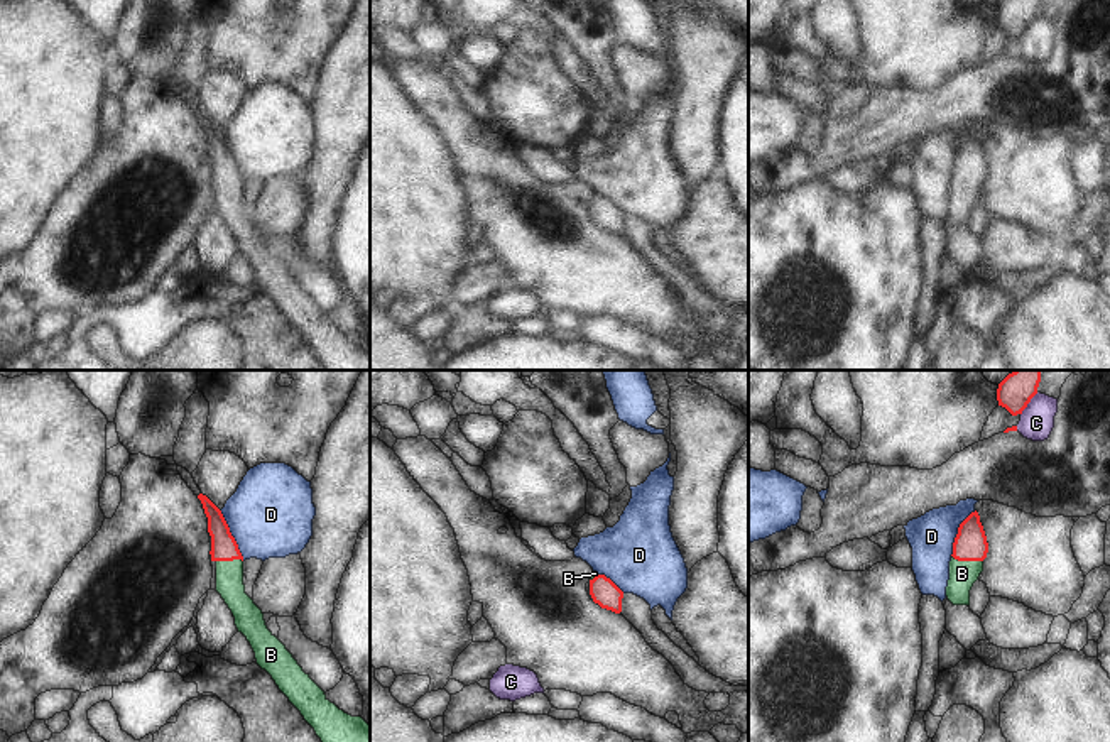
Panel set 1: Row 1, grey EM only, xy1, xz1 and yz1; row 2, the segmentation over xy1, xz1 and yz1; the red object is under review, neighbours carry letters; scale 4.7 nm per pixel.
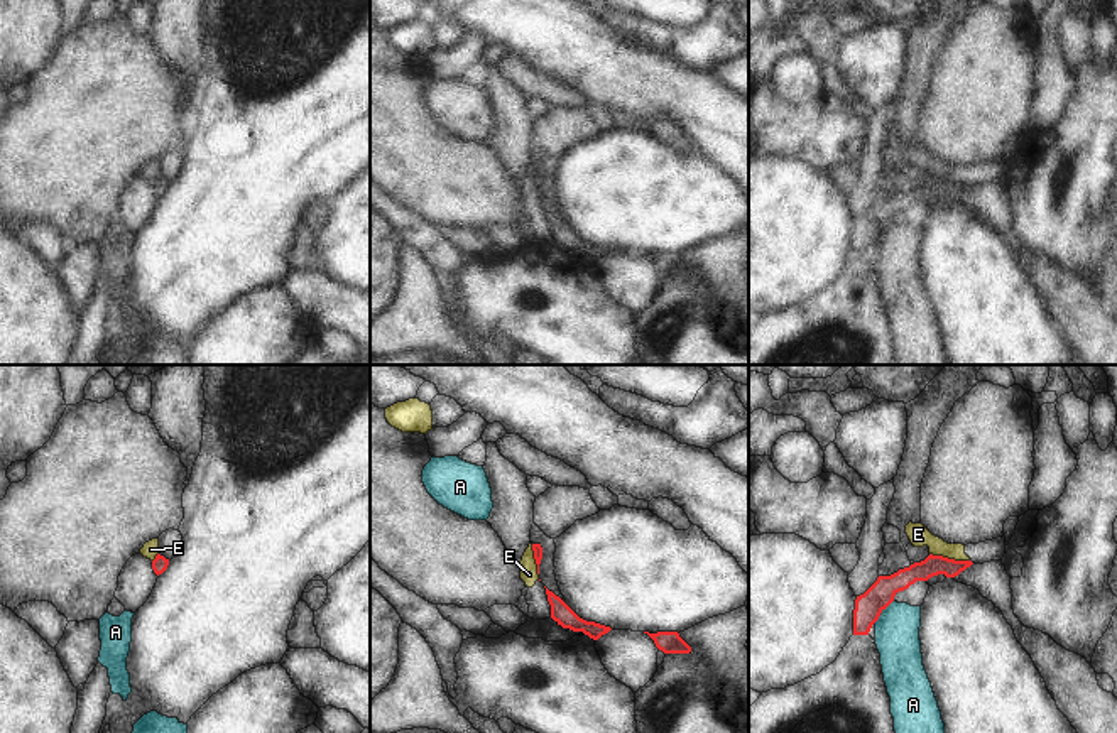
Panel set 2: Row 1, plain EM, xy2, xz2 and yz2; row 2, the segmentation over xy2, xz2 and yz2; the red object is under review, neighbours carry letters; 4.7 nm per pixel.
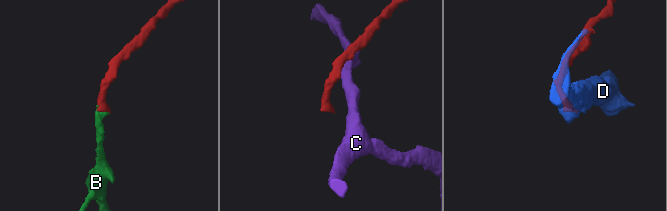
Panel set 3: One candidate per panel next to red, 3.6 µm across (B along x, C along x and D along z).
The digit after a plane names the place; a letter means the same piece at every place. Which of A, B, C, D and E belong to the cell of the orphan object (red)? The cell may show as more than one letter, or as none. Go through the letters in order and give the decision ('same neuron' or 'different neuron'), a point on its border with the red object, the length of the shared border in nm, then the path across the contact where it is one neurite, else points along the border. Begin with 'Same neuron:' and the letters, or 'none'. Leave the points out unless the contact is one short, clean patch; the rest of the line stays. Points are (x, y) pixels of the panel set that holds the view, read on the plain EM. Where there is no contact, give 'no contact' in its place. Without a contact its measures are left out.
Same neuron: B
A: different neuron; meets red in yz2 at (881, 233); contact 140 nm long; border along yz2 (893, 222), (874, 244)
B: same neuron; meets red in yz1 at (967, 181); contact 160 nm long; runs through yz1 (970, 166), (967, 181), (962, 195)
C: different neuron; meets red in yz1 at (1028, 24); contact 140 nm long
D: different neuron; meets red in xy1 at (232, 158); contact 260 nm long; border along xy1 (220, 132), (244, 181)
E: different neuron; meets red in yz2 at (950, 181); contact 200 nm long; border along yz2 (930, 174), (970, 183)

